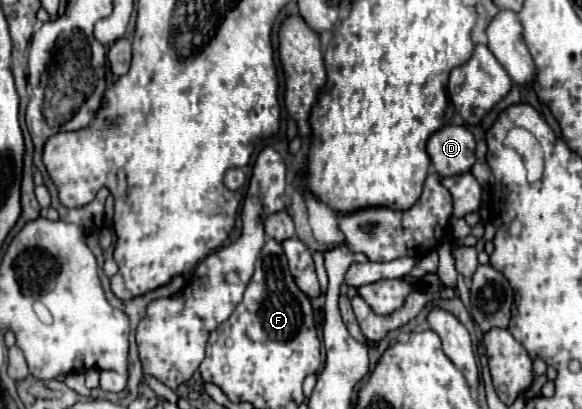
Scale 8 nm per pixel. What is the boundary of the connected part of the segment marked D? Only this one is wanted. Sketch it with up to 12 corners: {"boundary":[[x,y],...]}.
{"boundary":[[446,124],[426,152],[446,178],[476,162],[476,142],[466,126]]}

